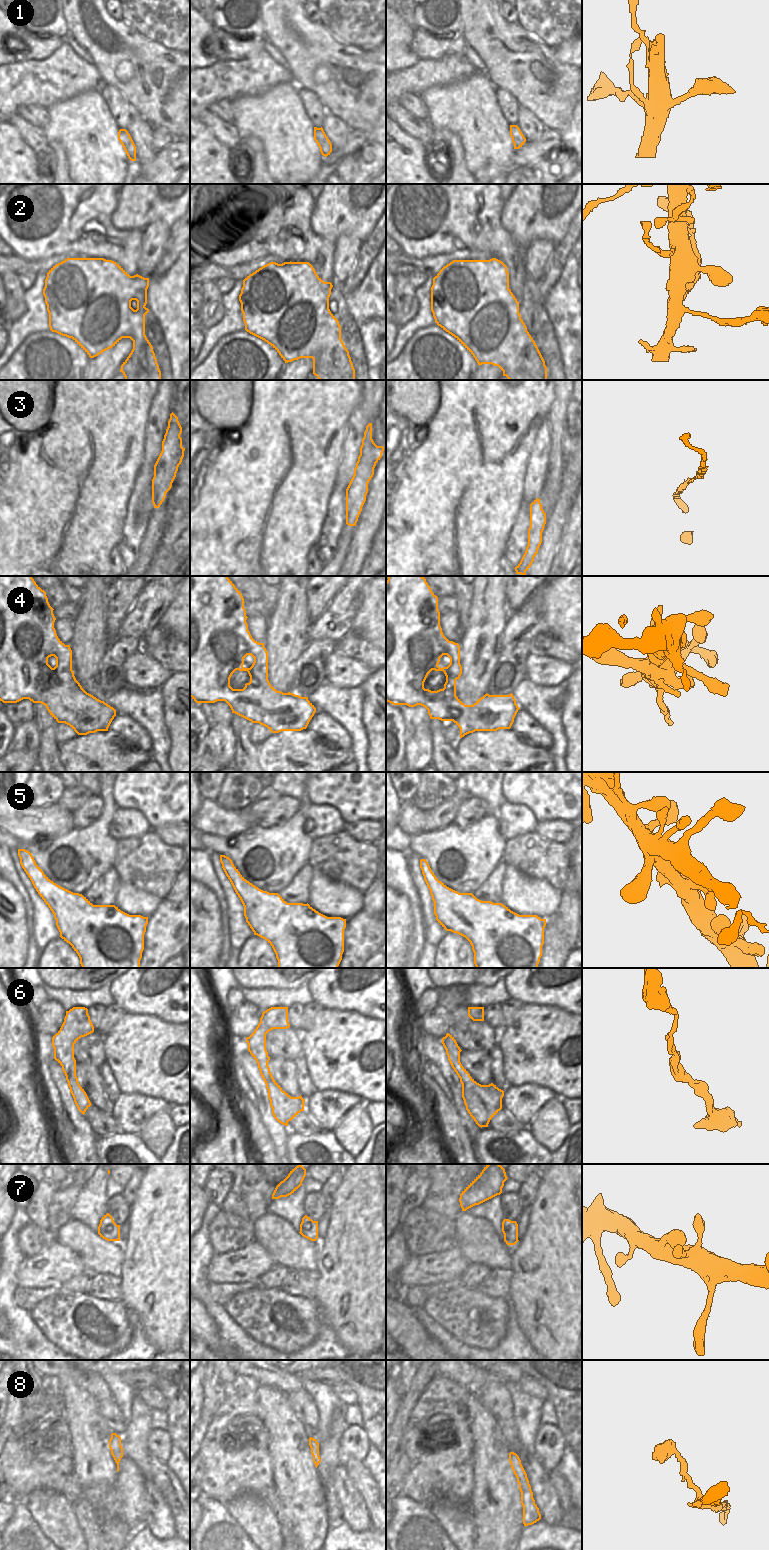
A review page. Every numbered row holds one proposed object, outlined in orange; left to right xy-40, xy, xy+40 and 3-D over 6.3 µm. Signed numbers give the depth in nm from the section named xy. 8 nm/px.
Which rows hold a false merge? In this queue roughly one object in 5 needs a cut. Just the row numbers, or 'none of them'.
none of them

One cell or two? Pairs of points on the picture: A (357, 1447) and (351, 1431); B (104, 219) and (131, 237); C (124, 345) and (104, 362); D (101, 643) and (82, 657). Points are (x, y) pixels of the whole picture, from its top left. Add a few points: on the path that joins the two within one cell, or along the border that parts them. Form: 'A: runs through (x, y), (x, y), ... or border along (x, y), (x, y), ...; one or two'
A: runs through (353, 1443), (348, 1440), (350, 1435); one
B: runs through (108, 227), (118, 237), (123, 237); one
C: runs through (119, 350), (109, 360); one
D: runs through (96, 643), (87, 652); one

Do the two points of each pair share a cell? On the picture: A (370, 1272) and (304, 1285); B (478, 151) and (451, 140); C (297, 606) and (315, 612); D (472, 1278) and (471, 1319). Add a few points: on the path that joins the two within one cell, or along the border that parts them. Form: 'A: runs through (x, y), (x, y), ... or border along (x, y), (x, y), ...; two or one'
A: border along (316, 1270), (318, 1281), (313, 1298); two
B: border along (445, 128), (452, 131), (459, 138), (466, 167); two
C: border along (305, 587), (305, 605), (310, 622); two
D: border along (460, 1284), (475, 1287); two

